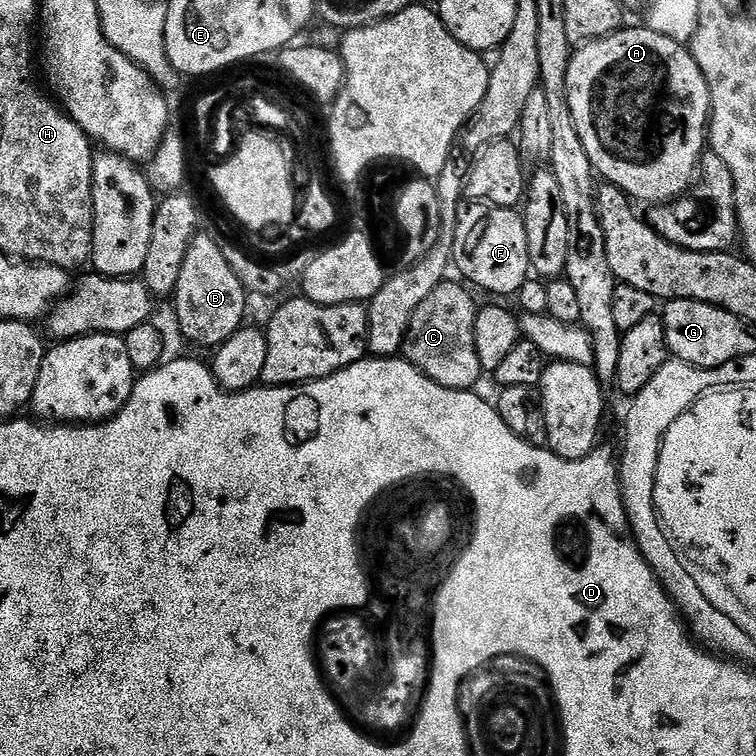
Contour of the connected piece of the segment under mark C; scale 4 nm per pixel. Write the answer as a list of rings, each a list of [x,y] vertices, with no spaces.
[[[463,283],[460,284],[439,284],[434,294],[430,294],[430,298],[426,298],[426,302],[422,302],[418,310],[414,310],[414,318],[410,318],[404,339],[402,356],[419,372],[426,374],[426,378],[442,386],[472,390],[482,377],[478,346],[474,346],[474,322],[478,304],[472,301],[473,293]]]

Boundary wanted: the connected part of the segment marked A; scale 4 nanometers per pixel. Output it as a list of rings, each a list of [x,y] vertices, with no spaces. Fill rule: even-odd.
[[[647,26],[628,27],[621,27],[620,31],[612,32],[609,36],[590,40],[586,44],[579,45],[573,51],[570,58],[570,70],[566,70],[566,98],[570,98],[570,114],[574,114],[574,126],[578,130],[578,138],[582,138],[582,146],[586,146],[586,154],[590,154],[593,169],[607,183],[622,189],[633,201],[645,200],[648,206],[659,206],[681,199],[693,187],[700,171],[700,160],[704,157],[706,141],[710,136],[710,121],[712,119],[710,86],[706,82],[698,62],[683,43],[674,41],[673,38],[664,37]]]

